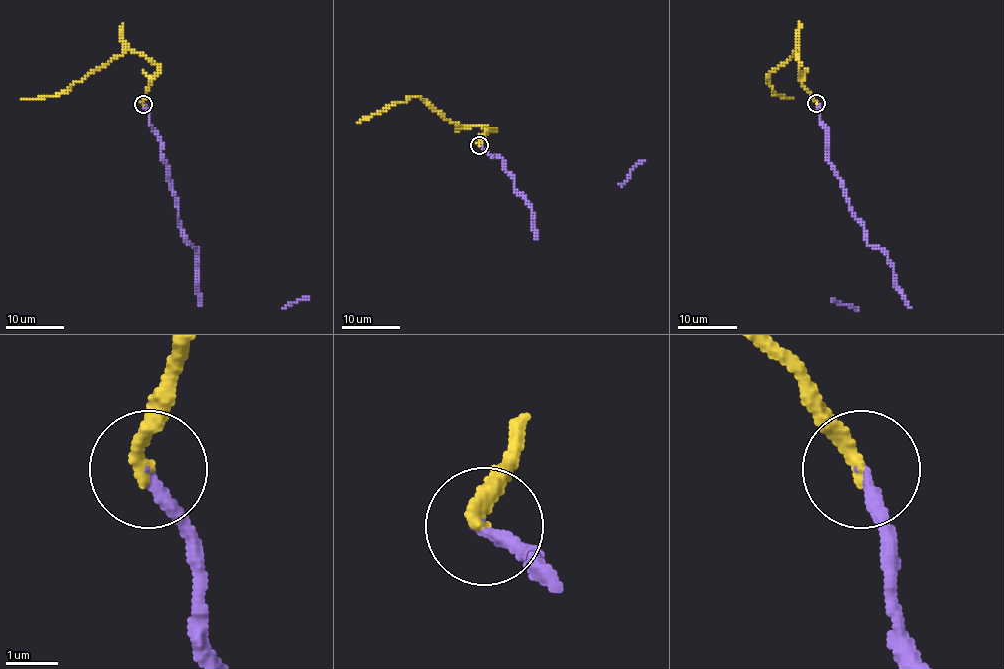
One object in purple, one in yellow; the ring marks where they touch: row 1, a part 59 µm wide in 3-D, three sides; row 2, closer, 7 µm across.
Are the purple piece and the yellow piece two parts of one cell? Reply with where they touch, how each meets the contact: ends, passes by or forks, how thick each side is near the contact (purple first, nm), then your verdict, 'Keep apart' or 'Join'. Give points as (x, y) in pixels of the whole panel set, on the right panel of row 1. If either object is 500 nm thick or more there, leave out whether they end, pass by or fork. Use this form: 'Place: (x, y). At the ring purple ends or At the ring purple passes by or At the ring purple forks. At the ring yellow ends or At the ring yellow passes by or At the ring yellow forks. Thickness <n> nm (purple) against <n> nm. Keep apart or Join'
Place: (816, 103). At the ring purple ends. At the ring yellow ends. Thickness 240 nm (purple) against 280 nm. Join

